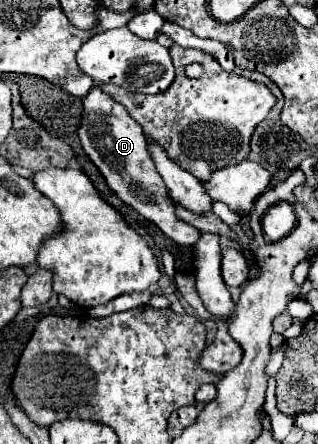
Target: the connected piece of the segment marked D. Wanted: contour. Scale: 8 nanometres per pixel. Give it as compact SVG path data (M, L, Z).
M95 82L89 94L83 98L83 122L79 128L79 140L89 156L89 160L105 176L109 188L131 208L135 208L143 218L151 220L161 228L171 240L181 246L193 246L201 238L201 230L175 218L175 208L169 198L169 190L163 186L155 164L145 148L145 134L141 126L129 116L129 112L111 98L111 94L101 90L101 84Z

